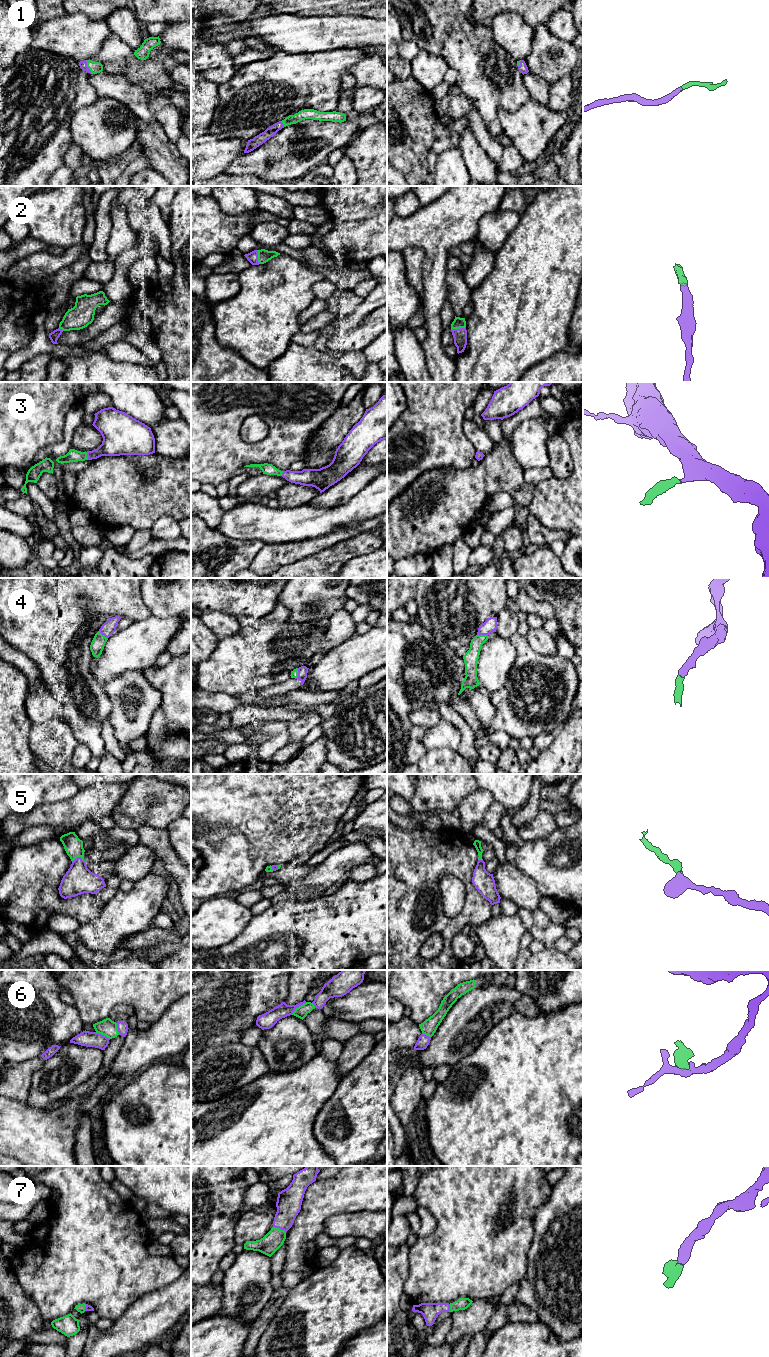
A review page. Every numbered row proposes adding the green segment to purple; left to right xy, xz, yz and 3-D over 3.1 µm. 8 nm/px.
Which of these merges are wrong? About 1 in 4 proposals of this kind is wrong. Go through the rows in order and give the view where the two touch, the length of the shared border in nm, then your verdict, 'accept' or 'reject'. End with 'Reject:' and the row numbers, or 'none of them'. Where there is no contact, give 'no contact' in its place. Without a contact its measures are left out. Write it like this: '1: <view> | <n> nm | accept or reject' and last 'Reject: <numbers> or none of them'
1: xy | 110 nm | accept
2: yz | 120 nm | accept
3: xy | 70 nm | accept
4: xz | 90 nm | accept
5: xy | 110 nm | accept
6: xz | 160 nm | reject
7: xz | 110 nm | accept
Reject: 6

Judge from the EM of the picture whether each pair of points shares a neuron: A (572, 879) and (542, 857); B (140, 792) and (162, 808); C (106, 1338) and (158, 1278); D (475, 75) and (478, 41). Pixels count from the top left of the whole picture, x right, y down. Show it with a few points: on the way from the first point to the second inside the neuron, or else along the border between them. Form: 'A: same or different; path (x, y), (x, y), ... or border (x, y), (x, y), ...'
A: same; path (563, 870), (546, 866)
B: same; path (147, 792), (154, 792), (162, 801)
C: different; border (166, 1285), (141, 1295), (126, 1309)
D: same; path (477, 67), (477, 49)

